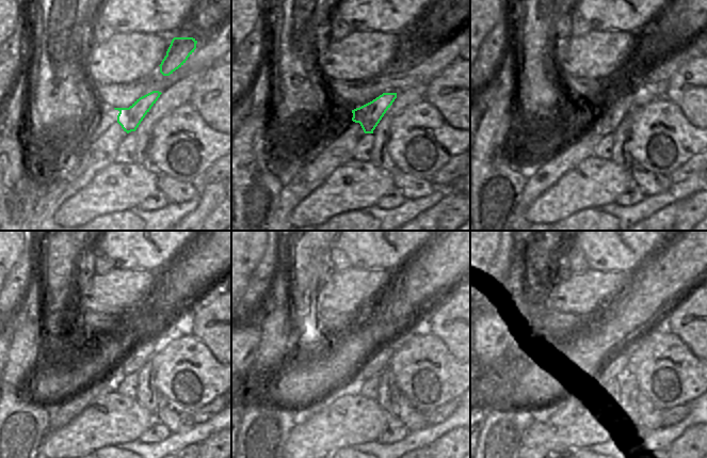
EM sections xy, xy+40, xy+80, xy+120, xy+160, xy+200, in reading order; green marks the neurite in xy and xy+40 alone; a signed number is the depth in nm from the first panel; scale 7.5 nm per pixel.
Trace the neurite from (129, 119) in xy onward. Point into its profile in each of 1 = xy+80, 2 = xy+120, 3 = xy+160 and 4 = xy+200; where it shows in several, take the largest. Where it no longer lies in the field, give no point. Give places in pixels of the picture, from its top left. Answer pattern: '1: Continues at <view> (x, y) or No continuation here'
1: Continues at xy+80 (622, 104)
2: Continues at xy+120 (144, 351)
3: Continues at xy+160 (374, 364)
4: Continues at xy+200 (614, 366)

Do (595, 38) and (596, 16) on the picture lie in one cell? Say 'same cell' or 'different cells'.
different cells

